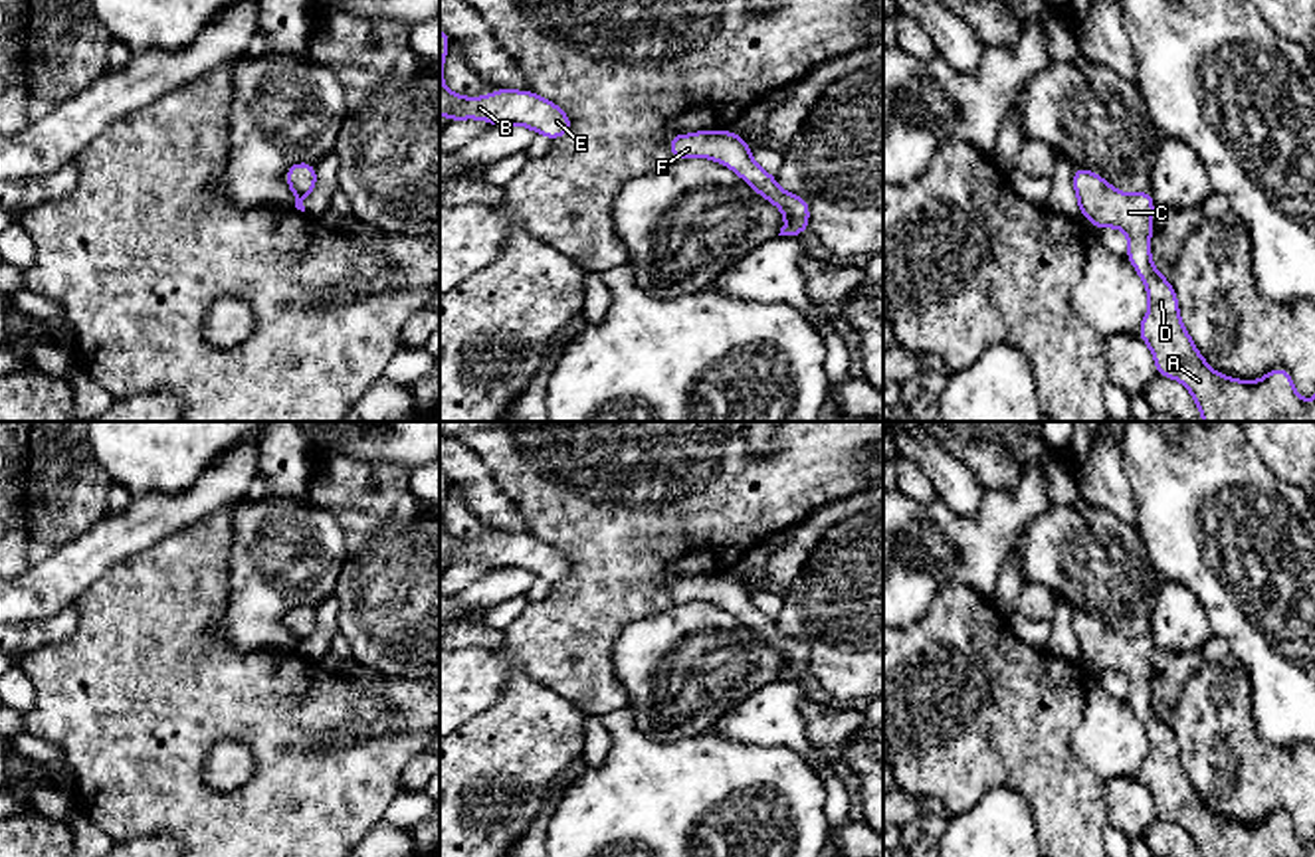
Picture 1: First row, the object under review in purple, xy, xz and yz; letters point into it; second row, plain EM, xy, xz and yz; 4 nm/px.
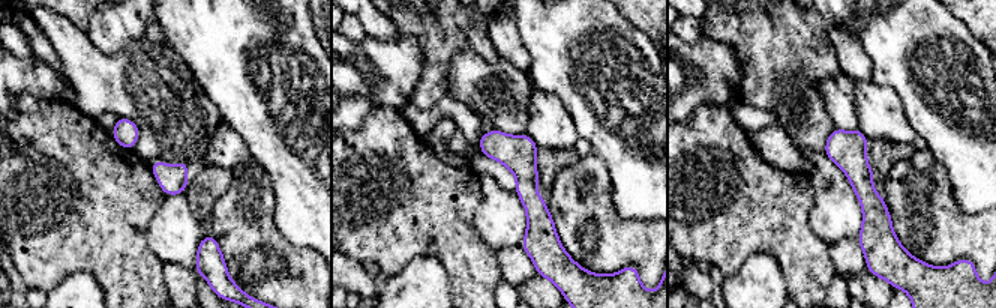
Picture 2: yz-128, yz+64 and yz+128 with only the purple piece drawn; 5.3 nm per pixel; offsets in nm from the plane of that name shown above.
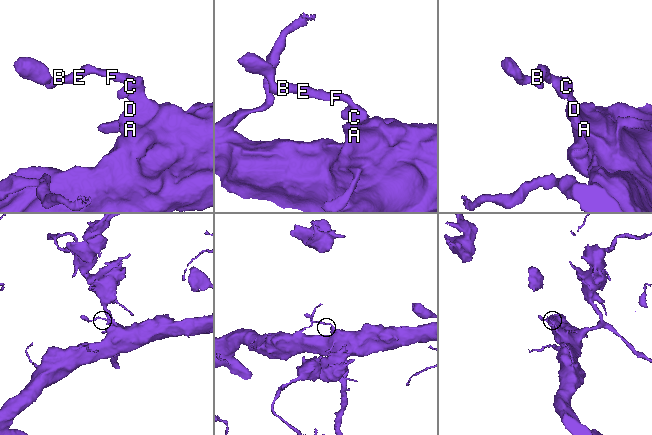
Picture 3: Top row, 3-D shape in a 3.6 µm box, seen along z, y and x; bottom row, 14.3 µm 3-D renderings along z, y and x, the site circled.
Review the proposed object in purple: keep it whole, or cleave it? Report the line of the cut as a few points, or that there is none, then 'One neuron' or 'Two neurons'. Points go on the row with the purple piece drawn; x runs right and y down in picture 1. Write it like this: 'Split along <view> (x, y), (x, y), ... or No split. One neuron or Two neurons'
No split. One neuron

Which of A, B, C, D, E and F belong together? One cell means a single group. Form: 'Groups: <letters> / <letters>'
Groups: A B C D E F

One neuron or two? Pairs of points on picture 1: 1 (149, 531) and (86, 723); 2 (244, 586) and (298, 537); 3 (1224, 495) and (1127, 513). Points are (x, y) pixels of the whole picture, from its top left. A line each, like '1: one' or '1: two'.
1: two
2: one
3: two

